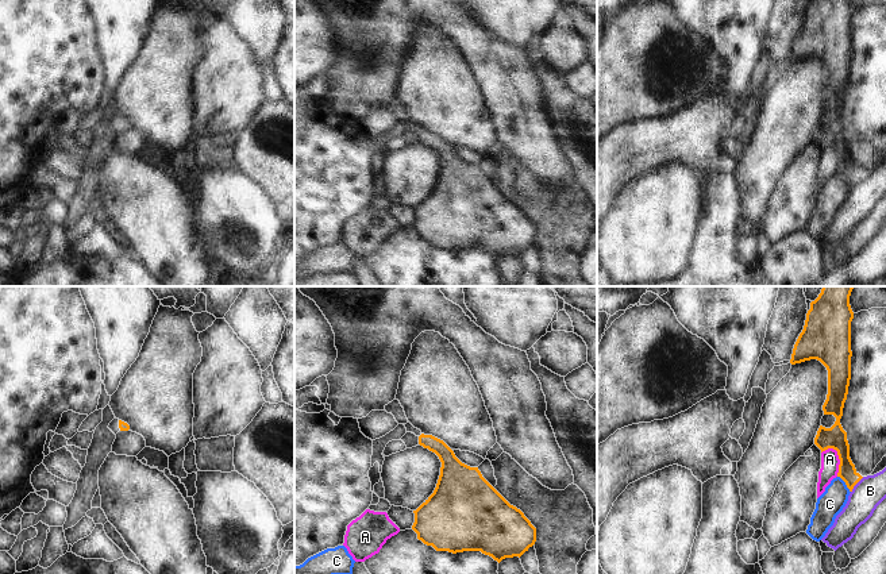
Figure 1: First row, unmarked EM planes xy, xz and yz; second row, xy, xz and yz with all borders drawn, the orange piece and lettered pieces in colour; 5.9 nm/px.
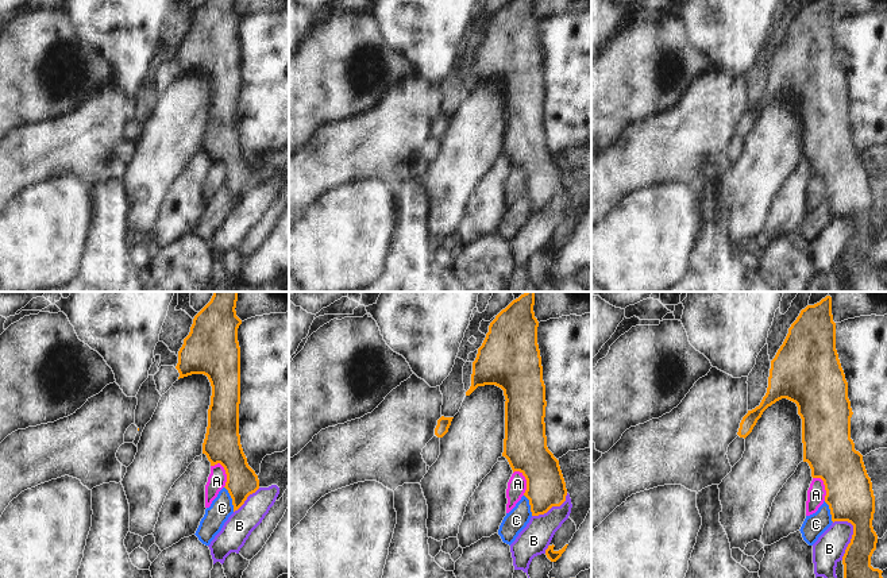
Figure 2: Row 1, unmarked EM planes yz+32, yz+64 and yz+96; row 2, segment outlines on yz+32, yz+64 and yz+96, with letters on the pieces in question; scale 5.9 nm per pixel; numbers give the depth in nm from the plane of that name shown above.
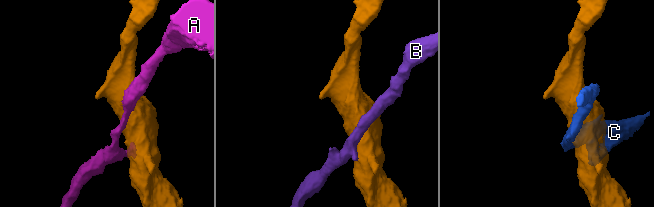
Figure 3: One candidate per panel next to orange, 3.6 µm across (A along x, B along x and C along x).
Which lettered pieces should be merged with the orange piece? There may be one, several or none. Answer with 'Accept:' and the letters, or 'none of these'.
Accept: none of these

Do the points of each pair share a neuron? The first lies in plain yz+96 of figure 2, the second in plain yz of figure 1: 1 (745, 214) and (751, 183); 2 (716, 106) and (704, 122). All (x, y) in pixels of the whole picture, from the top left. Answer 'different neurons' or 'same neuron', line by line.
1: same neuron
2: same neuron

